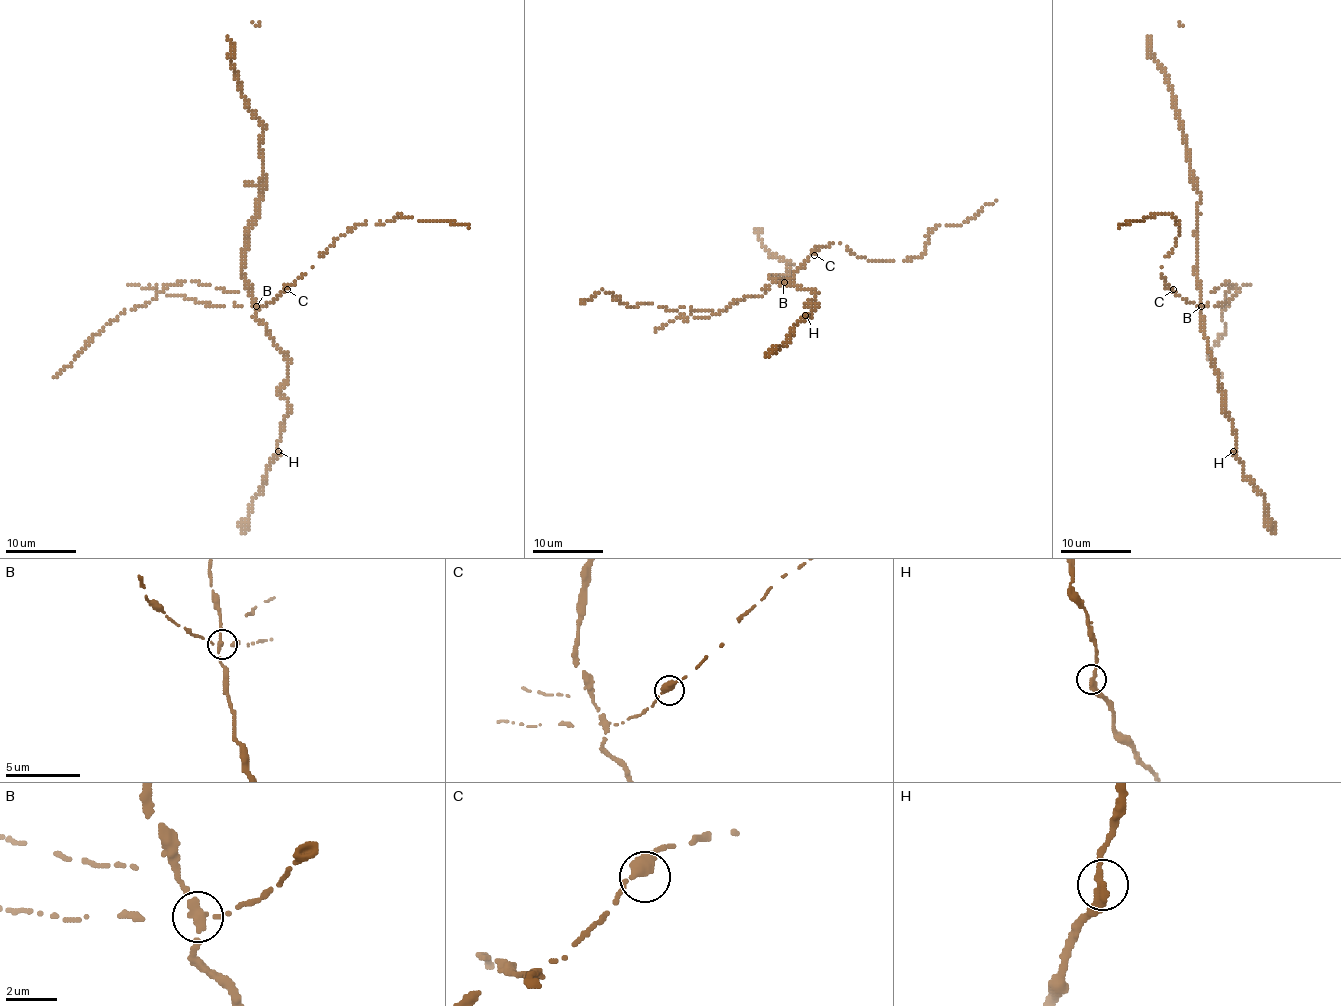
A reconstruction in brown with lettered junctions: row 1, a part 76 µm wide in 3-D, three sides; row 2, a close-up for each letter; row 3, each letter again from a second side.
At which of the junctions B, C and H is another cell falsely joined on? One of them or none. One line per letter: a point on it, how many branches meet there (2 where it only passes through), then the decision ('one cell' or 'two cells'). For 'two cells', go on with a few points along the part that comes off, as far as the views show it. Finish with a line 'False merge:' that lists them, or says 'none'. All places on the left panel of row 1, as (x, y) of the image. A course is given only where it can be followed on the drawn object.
B: place (256, 306); branches 2; two cells; course (257, 305), (219, 307), (161, 293), (157, 286), (164, 287), (163, 293), (145, 305), (123, 310), (54, 378)
C: place (287, 289); branches 2; one cell
H: place (278, 451); branches 2; one cell
False merge: B

